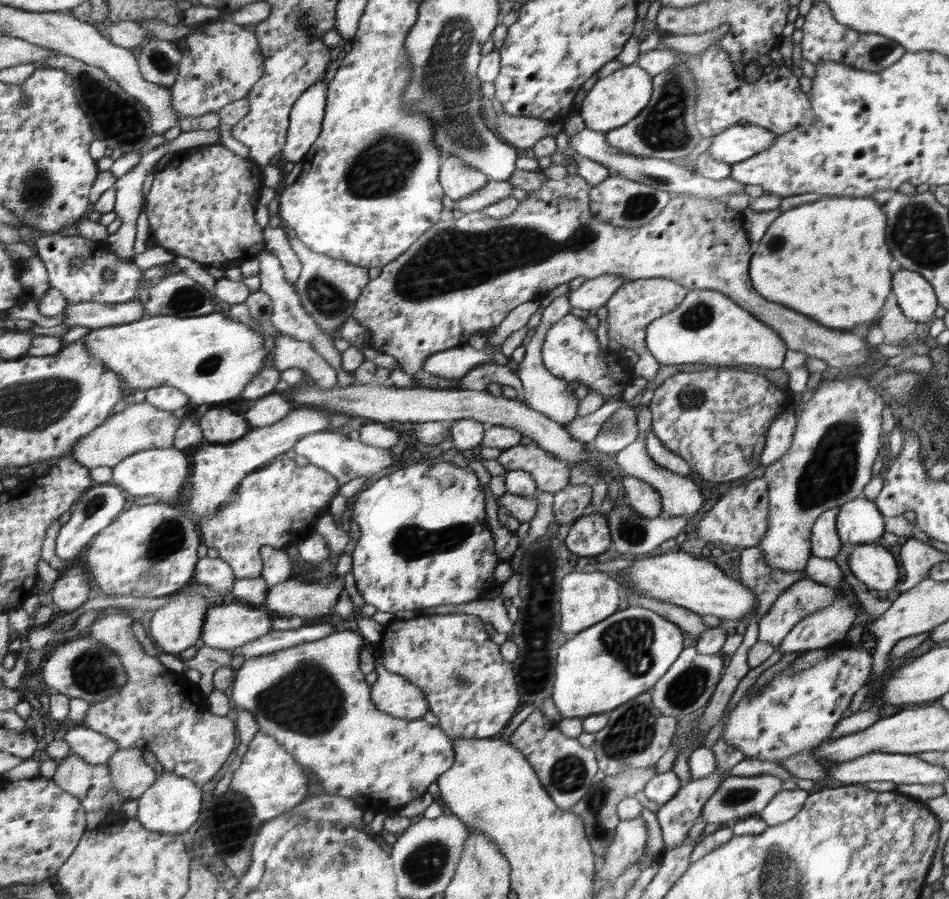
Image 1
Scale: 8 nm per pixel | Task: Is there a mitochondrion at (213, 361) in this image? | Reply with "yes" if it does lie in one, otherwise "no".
yes

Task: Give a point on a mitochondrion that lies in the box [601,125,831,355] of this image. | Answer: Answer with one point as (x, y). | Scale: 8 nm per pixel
(638, 207)

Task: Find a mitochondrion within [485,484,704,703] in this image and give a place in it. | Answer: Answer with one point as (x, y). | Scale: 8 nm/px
(630, 642)

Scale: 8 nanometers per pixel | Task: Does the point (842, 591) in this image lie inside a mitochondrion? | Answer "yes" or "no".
no

